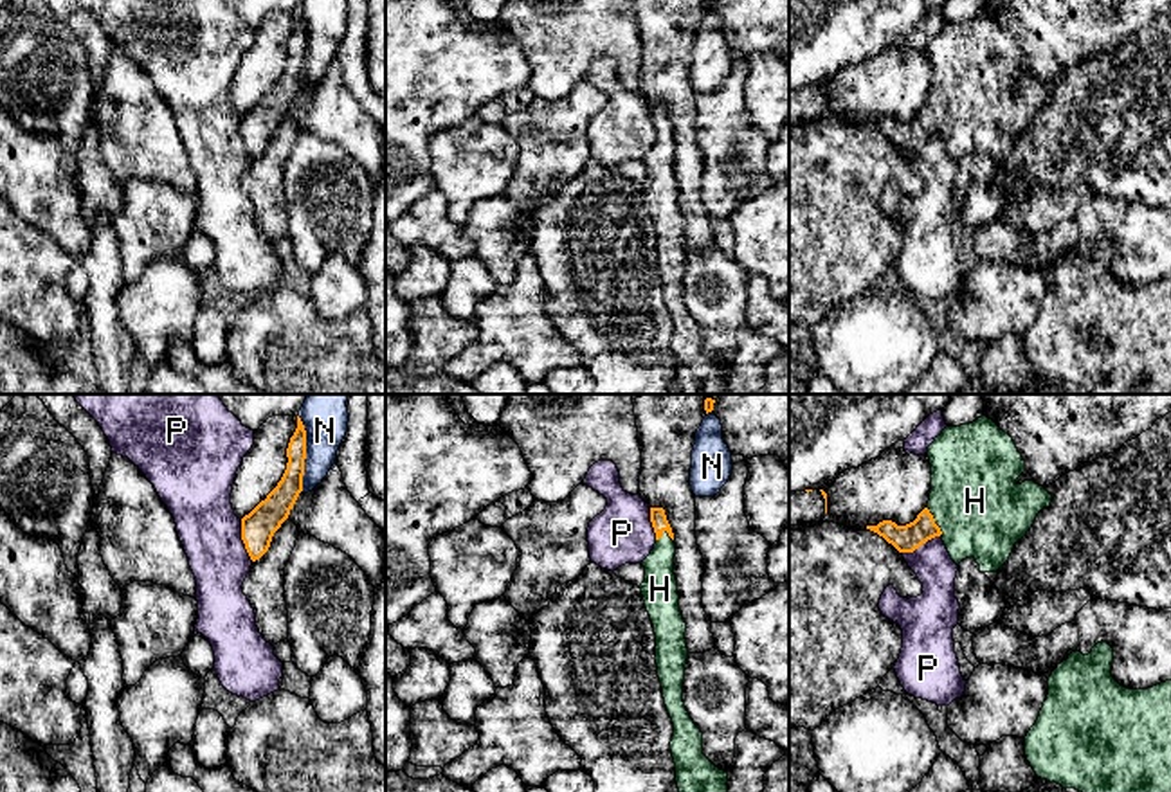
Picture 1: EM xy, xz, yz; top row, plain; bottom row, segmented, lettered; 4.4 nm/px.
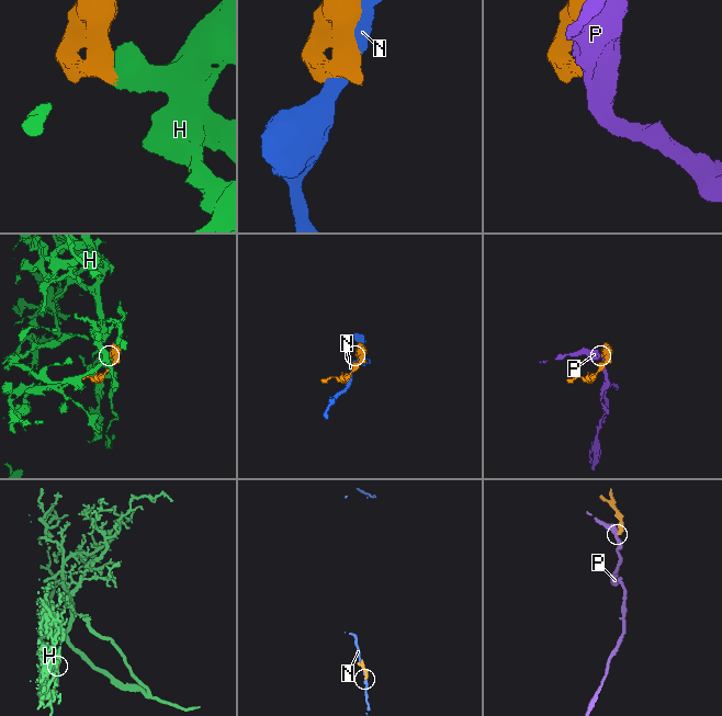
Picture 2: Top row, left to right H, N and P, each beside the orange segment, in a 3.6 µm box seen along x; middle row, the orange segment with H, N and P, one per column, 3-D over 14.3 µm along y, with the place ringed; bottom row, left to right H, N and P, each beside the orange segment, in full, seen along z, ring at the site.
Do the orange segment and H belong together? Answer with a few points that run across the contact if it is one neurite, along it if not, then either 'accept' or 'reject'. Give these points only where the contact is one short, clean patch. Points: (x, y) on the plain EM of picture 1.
accept

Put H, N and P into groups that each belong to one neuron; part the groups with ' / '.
H / N / P

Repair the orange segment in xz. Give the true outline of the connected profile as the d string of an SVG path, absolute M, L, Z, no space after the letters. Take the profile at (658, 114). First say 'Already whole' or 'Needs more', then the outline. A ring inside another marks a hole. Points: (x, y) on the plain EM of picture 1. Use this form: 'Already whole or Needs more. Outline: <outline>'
Needs more. Outline: M650 104L650 119L656 140L641 158L645 178L640 185L654 223L658 274L674 320L670 347L676 360L676 380L681 394L728 394L728 367L721 367L703 351L703 329L683 299L688 245L674 171L674 130L663 104Z

